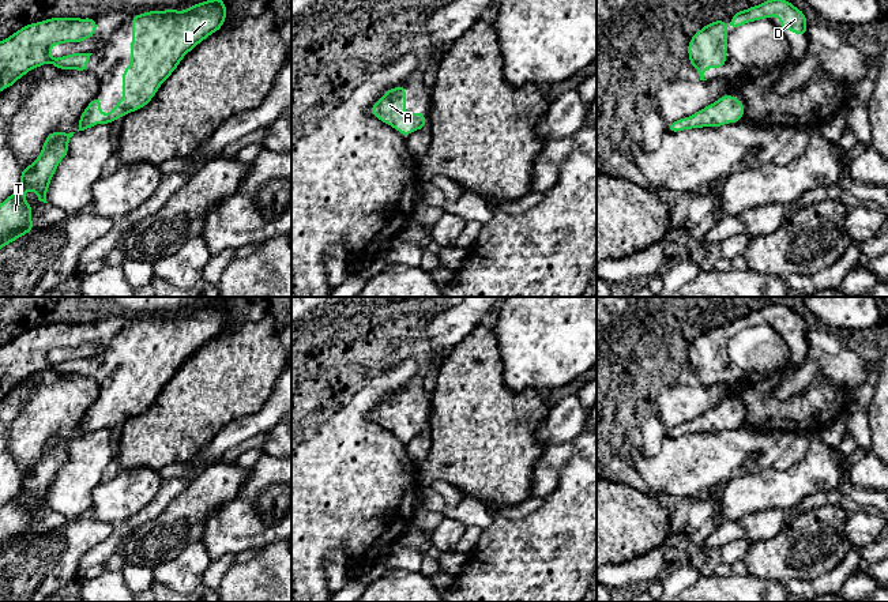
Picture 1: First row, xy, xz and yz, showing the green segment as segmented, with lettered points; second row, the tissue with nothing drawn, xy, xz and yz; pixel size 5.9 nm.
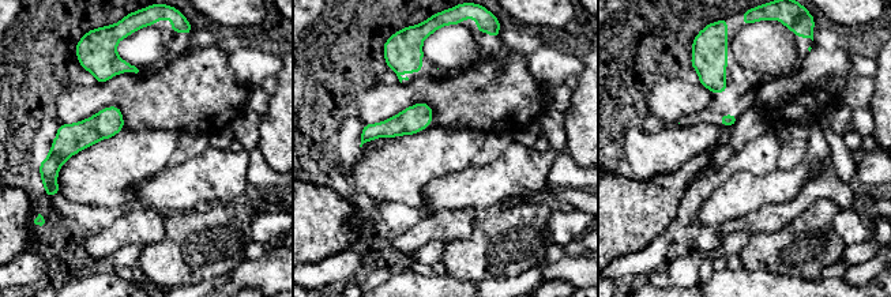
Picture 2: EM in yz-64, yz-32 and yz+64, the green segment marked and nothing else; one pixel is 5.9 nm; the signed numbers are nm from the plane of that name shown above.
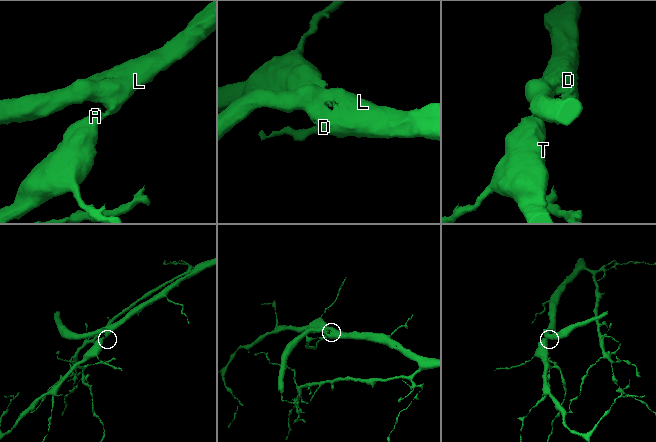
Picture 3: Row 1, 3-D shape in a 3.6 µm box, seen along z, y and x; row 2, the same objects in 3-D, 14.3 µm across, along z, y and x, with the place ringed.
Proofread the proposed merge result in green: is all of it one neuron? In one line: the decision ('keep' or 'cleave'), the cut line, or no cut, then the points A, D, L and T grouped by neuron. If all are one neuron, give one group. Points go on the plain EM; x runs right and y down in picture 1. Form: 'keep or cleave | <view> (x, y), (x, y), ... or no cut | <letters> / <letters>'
keep | no cut | A D L T

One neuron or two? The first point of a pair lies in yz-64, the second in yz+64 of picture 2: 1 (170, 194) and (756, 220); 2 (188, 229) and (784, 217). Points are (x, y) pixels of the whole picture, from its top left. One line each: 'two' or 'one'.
1: two
2: two

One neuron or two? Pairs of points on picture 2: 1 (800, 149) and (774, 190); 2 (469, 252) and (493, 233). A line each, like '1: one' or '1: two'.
1: two
2: one

